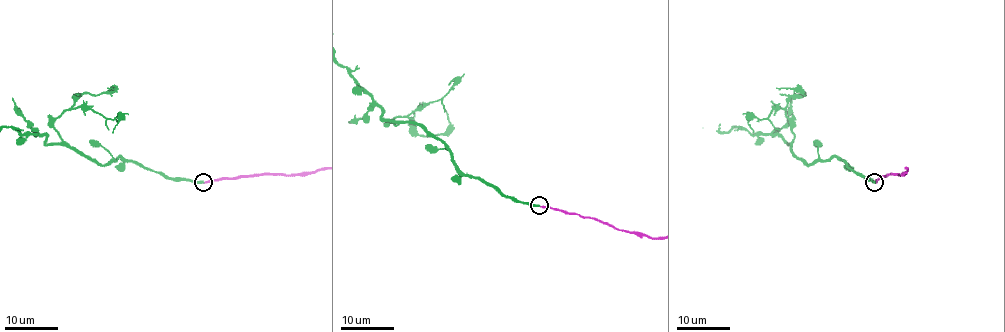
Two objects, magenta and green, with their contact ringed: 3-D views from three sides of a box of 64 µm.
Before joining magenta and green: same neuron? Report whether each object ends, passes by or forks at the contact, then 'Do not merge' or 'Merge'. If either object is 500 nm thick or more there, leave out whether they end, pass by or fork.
At the ring magenta ends. At the ring green ends. Do not merge

